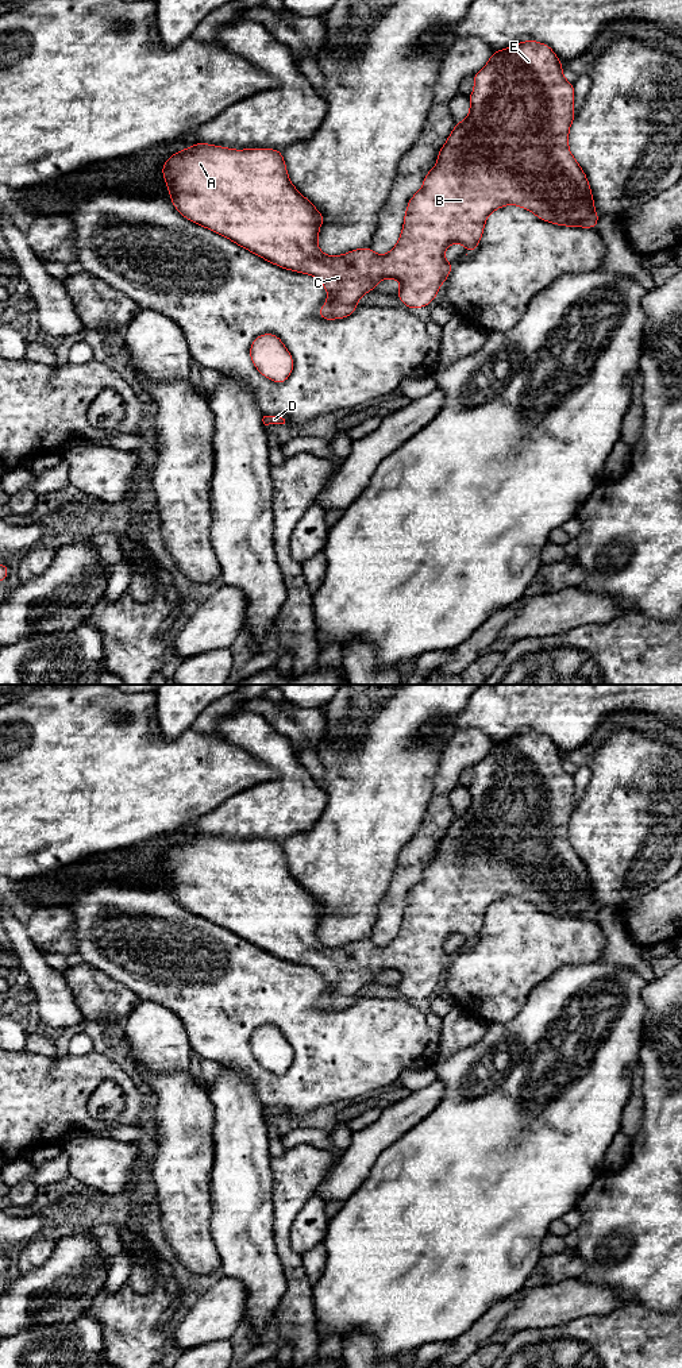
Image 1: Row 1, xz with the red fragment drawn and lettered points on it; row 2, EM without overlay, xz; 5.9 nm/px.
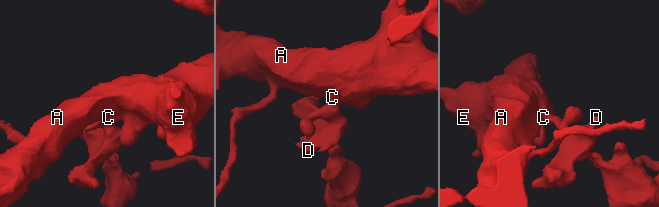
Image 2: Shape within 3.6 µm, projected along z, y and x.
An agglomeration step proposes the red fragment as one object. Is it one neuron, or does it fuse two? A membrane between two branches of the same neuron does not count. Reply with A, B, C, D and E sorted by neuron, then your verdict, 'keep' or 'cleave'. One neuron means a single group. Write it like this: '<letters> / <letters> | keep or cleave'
A B C D E | keep

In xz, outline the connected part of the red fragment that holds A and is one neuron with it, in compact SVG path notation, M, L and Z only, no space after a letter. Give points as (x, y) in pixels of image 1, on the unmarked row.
M528 731L525 733L513 736L512 739L493 743L489 754L474 766L474 782L469 787L470 804L467 809L455 814L451 826L447 829L446 836L439 841L438 853L435 859L428 863L423 872L423 879L413 886L408 893L406 905L404 907L404 918L397 936L384 947L375 945L370 939L351 941L343 947L330 948L320 943L317 937L317 928L324 907L307 891L290 874L288 862L284 853L282 844L274 840L246 840L234 841L208 835L196 835L182 843L169 848L162 859L162 867L167 875L167 883L172 889L174 899L188 912L203 917L232 933L255 947L274 955L282 960L293 962L297 964L311 966L321 972L328 983L327 994L320 999L319 1007L324 1011L344 1010L354 1005L358 991L367 983L374 982L377 975L384 970L394 970L401 974L401 979L396 984L397 989L405 995L406 999L423 999L435 991L439 979L447 971L454 955L444 951L444 943L451 935L462 935L467 940L467 945L477 940L483 925L485 913L488 907L501 899L502 897L520 897L524 901L535 905L540 912L550 913L558 917L567 918L585 918L596 920L600 907L594 902L594 891L590 882L586 866L569 841L569 821L575 809L574 805L574 777L570 775L562 766L562 754L555 747L548 736Z

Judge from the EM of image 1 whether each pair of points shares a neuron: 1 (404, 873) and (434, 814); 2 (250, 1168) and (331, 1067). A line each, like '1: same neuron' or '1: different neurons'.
1: same neuron
2: different neurons

